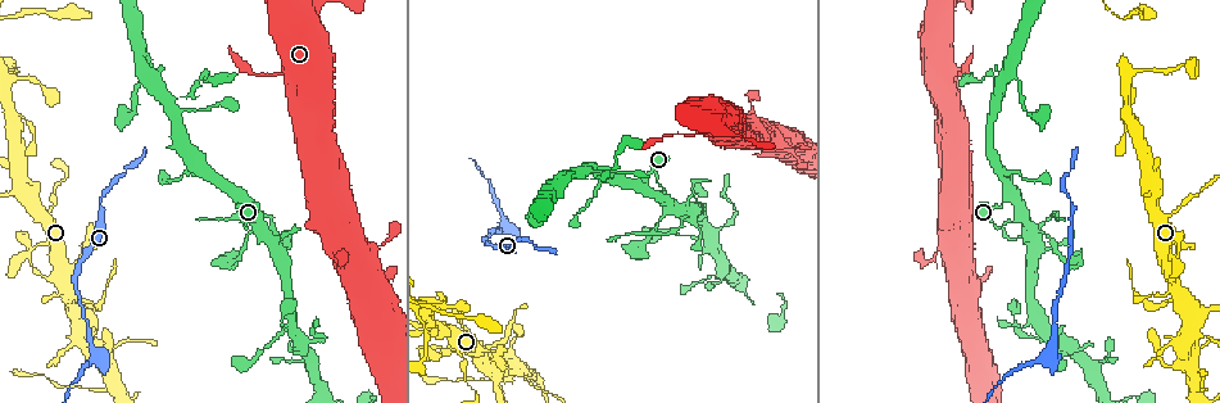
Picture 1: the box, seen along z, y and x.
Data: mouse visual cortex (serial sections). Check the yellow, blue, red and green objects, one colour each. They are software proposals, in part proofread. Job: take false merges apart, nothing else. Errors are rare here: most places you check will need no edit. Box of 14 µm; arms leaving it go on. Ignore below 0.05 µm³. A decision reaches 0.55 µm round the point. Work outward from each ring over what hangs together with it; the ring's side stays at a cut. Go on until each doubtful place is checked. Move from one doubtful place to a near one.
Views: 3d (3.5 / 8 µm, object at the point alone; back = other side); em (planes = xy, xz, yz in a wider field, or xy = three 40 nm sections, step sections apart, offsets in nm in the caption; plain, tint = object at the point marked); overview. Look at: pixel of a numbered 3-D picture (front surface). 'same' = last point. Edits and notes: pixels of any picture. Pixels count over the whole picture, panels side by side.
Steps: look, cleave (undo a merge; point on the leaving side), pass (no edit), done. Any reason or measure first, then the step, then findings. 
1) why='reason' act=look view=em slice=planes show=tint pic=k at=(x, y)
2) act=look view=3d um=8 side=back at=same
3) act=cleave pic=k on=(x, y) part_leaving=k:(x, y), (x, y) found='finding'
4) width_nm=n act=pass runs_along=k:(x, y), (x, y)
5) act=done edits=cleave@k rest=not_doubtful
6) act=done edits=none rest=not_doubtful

why='sharp bend' act=look view=3d um=3.5 pic=1 at=(957, 70)

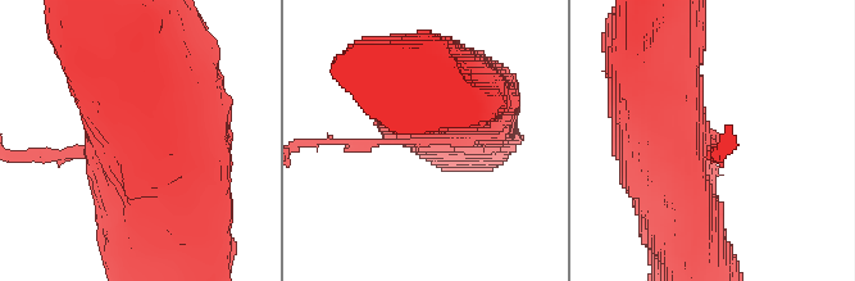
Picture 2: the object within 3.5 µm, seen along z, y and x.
why='shape alone is not enough' act=look view=em slice=xy step=3 show=tint pic=2 at=(404, 140)

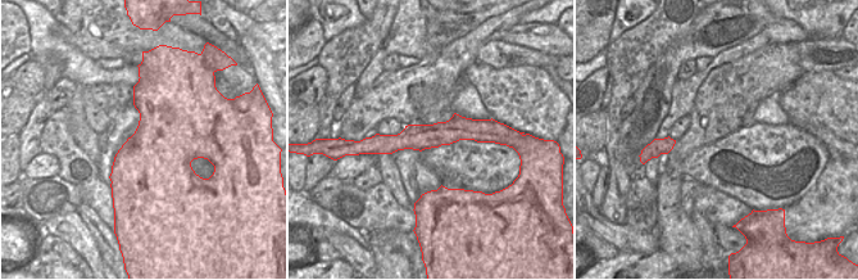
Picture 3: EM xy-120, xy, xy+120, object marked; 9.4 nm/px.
act=pass found='one cell here'

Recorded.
why='thick turns thin' act=look view=3d um=3.5 pic=1 at=(1184, 246)

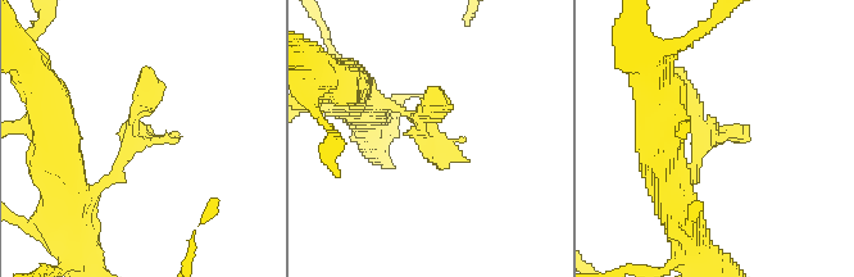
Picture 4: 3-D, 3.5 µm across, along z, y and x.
act=look view=em slice=xy step=3 show=tint pic=4 at=(134, 137)

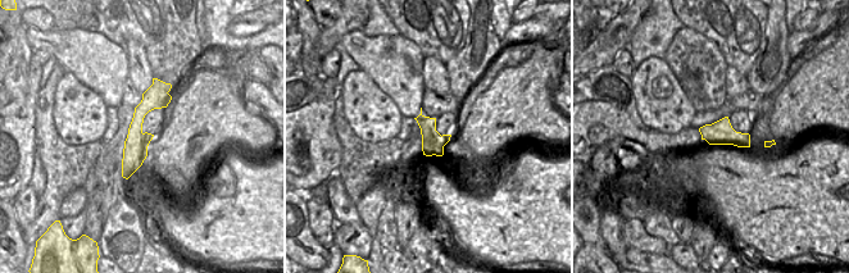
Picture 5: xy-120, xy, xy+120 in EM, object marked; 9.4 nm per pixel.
act=look view=em slice=planes show=tint at=same

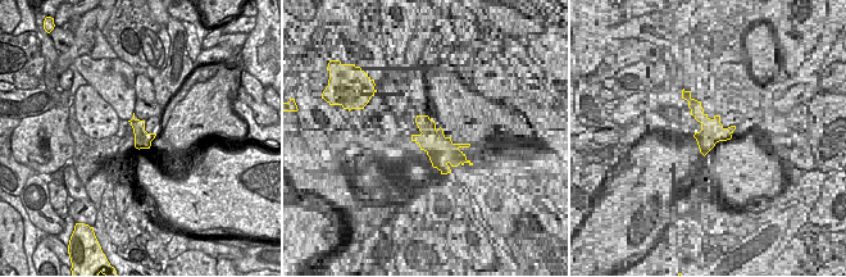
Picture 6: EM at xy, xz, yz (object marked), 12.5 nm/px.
act=pass runs_along=4:(672, 190), (705, 131), (669, 67) found='all the same cell'

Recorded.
why='narrows sharply' act=look view=3d um=3.5 pic=1 at=(494, 342)

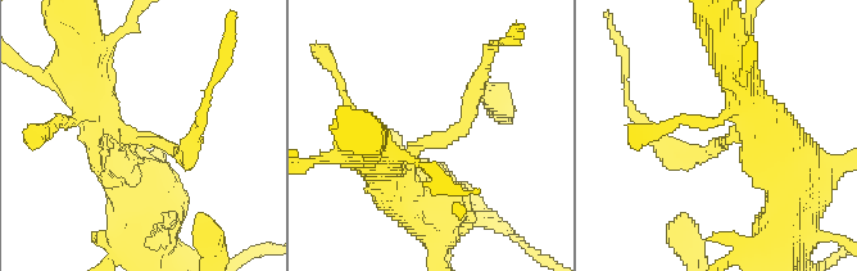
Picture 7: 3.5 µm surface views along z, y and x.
act=look view=em slice=xy step=1 show=tint pic=7 at=(150, 137)

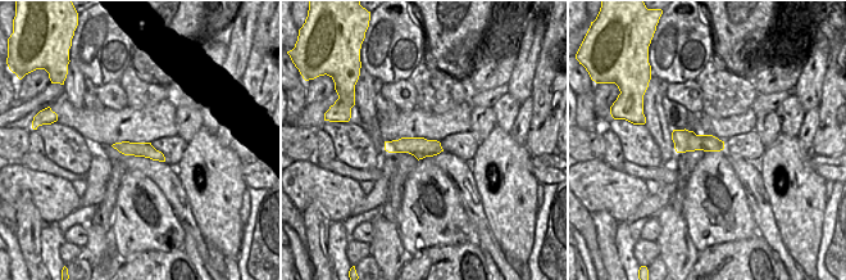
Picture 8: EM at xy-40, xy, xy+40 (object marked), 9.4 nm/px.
act=pass runs_along=7:(379, 166), (454, 134), (477, 81) found='one cell here'

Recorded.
why='sudden change in width' act=look view=3d um=3.5 pic=1 at=(461, 357)

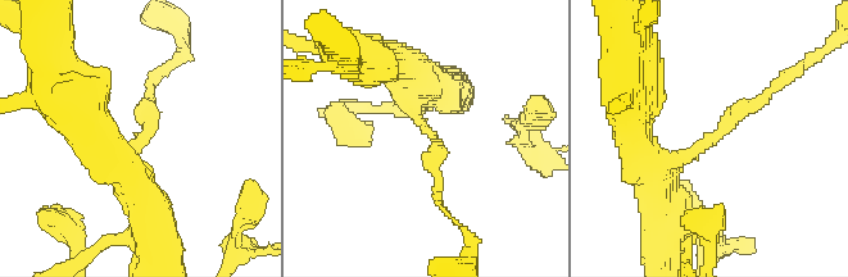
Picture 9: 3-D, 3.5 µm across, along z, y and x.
why='need the tissue' act=look view=em slice=xy step=3 show=tint pic=9 at=(713, 137)

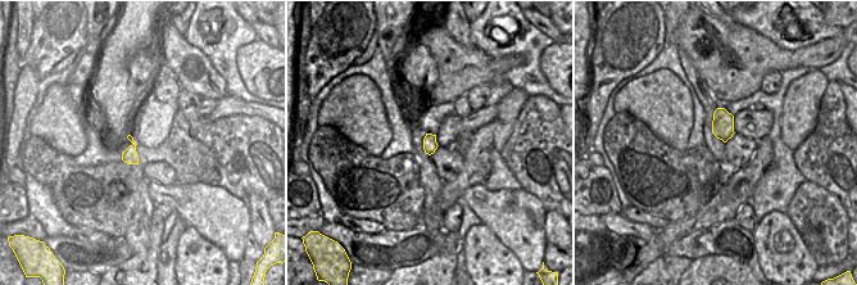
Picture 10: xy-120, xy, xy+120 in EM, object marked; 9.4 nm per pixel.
width_nm=140 act=pass runs_along=9:(656, 180), (780, 81) found='continuous, no second cell'

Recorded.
why='a fork' act=look view=3d um=3.5 pic=1 at=(1053, 352)

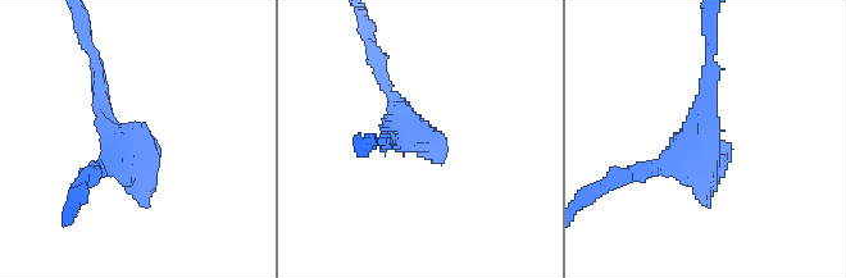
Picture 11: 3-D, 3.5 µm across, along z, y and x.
why='now the EM' act=look view=em slice=xy step=5 show=tint pic=11 at=(121, 134)

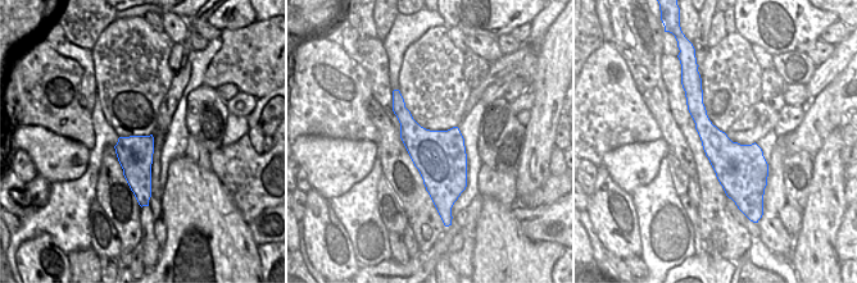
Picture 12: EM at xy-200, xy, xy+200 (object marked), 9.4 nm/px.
act=look view=em slice=xy step=1 show=tint at=same

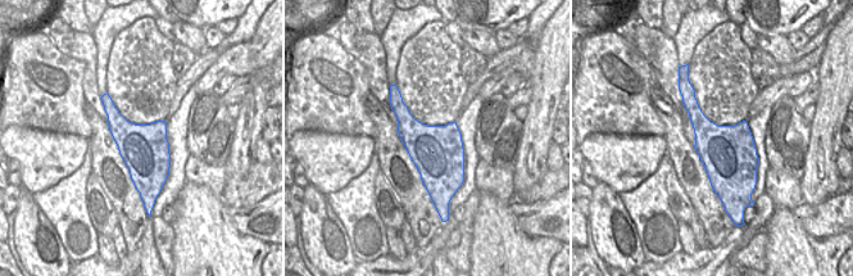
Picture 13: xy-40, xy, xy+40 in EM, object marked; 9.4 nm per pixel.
act=pass found='all the same cell'

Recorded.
act=done edits=none rest=not_doubtful

